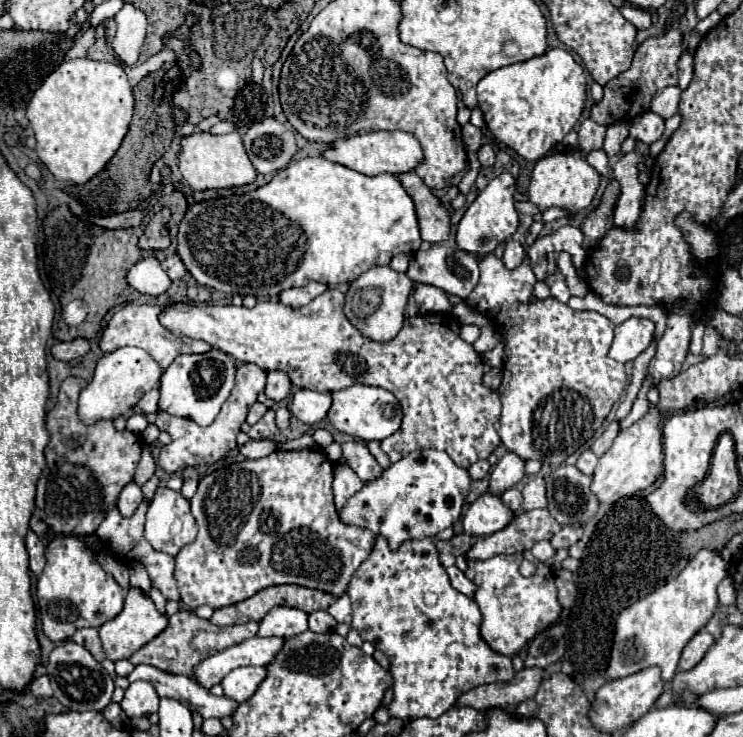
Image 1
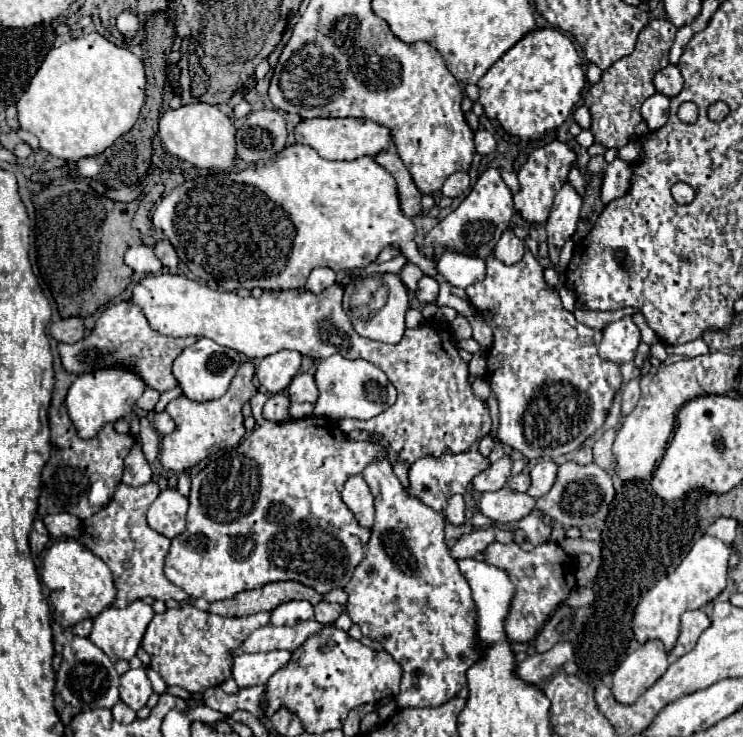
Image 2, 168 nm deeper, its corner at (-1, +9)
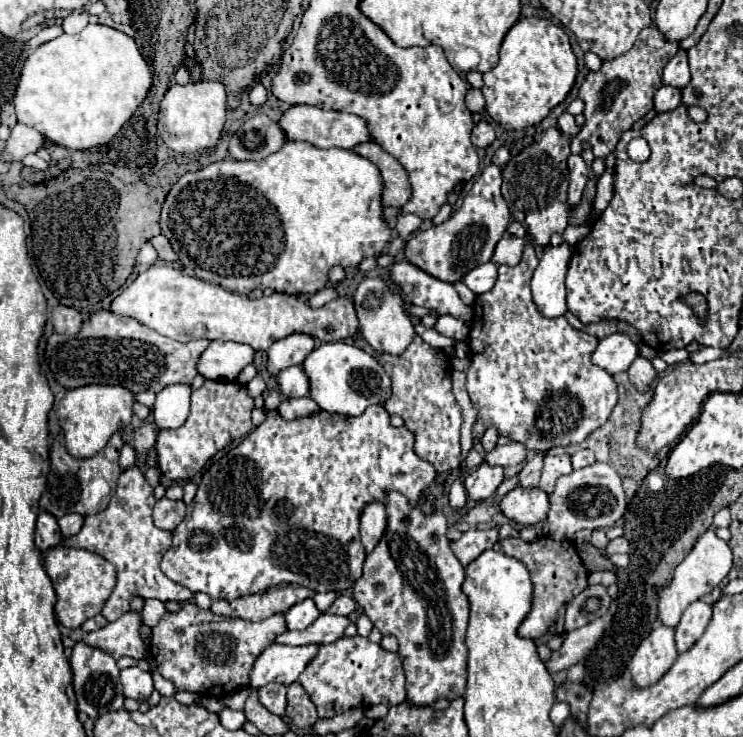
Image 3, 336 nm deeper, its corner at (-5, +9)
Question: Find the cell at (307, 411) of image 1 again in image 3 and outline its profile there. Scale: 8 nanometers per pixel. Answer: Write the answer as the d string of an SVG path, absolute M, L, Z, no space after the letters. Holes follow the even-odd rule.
M291 366L277 376L279 390L287 398L303 398L309 394L309 380L301 366Z

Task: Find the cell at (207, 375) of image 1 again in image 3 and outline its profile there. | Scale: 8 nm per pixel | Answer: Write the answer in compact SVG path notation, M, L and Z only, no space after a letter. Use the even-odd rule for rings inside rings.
M213 340L197 360L197 374L201 374L205 380L231 382L253 360L255 350L251 346Z

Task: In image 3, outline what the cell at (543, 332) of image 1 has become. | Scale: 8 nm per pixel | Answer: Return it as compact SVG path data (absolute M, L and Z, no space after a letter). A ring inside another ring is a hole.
M531 244L525 246L517 266L499 266L499 276L489 292L475 298L473 322L469 332L469 348L473 364L467 372L467 392L479 410L479 420L473 426L473 436L481 438L489 426L495 426L501 436L525 444L531 452L547 452L581 444L591 432L601 428L611 416L619 392L611 374L591 362L599 340L583 330L575 330L565 316L543 316L531 298L531 276L539 260Z

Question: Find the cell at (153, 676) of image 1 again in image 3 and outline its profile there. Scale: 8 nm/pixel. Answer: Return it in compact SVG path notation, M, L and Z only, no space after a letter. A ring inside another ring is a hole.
M267 684L267 686L259 688L257 694L259 694L259 702L261 702L263 708L267 708L271 714L283 716L285 704L287 704L285 686L283 684Z

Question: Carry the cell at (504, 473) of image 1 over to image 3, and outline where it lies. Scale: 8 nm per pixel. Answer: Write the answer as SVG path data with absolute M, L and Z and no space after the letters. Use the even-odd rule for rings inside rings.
M481 464L477 470L473 470L467 478L465 478L465 490L469 494L471 500L479 502L479 500L487 500L491 498L499 484L503 482L503 468L491 468L491 466L485 466Z

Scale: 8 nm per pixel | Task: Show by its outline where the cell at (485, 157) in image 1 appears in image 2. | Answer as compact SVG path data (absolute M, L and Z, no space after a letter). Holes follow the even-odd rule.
M479 128L475 132L475 150L479 154L489 154L495 150L495 138L485 128Z

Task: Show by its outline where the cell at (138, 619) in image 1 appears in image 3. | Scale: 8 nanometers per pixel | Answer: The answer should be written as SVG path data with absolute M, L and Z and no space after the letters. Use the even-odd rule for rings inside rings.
M125 612L119 620L85 634L83 642L109 652L115 660L121 656L141 660L147 656L147 646L139 636L141 624L143 624L141 612Z

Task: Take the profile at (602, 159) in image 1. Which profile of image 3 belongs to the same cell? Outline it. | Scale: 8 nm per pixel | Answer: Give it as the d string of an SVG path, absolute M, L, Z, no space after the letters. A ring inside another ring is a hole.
M567 112L559 118L559 130L561 130L565 136L571 136L571 138L581 132L581 128L575 124L575 116L571 116L571 114L567 114Z

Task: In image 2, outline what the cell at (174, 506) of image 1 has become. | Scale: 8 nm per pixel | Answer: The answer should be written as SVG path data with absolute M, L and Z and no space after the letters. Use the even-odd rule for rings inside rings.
M163 490L157 500L147 510L147 522L149 526L167 536L175 538L185 530L185 514L187 514L187 498L181 496L177 490Z

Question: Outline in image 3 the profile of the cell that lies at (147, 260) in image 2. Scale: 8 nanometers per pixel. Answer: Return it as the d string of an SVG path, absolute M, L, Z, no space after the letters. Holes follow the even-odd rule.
M145 242L143 248L141 248L141 252L139 252L139 256L137 256L137 264L141 264L141 266L153 266L155 262L157 262L157 252L151 246L151 242Z

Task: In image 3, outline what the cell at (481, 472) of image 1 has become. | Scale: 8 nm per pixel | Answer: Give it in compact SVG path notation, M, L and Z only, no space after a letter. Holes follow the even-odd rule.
M491 426L491 428L485 430L485 434L483 434L483 438L481 438L481 444L483 444L483 448L489 452L489 450L493 450L493 448L497 446L497 440L499 440L499 432Z

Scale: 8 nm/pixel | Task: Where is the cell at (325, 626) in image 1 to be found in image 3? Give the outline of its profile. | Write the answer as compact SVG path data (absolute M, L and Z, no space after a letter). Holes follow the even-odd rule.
M341 594L331 606L329 606L329 614L339 614L339 616L349 616L353 610L357 608L357 604L355 604L355 600L351 598L351 596L345 596L345 594Z

